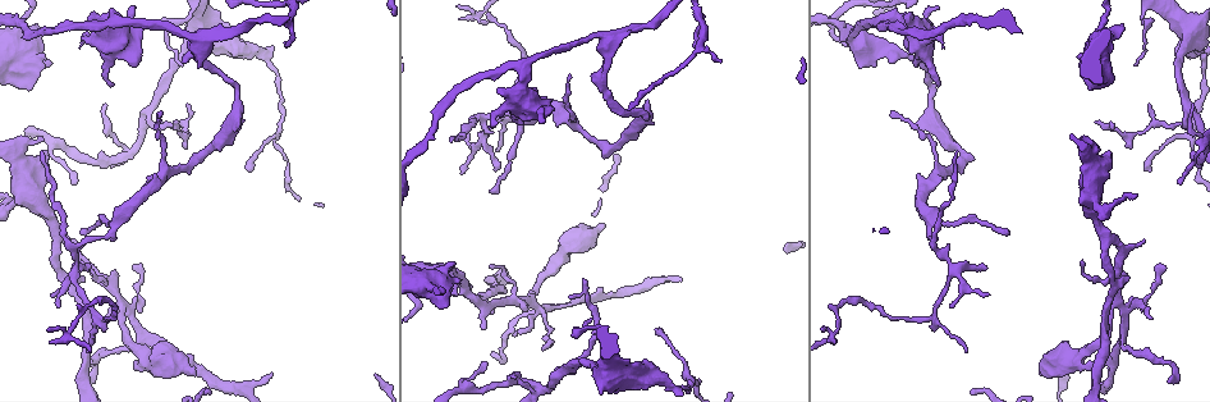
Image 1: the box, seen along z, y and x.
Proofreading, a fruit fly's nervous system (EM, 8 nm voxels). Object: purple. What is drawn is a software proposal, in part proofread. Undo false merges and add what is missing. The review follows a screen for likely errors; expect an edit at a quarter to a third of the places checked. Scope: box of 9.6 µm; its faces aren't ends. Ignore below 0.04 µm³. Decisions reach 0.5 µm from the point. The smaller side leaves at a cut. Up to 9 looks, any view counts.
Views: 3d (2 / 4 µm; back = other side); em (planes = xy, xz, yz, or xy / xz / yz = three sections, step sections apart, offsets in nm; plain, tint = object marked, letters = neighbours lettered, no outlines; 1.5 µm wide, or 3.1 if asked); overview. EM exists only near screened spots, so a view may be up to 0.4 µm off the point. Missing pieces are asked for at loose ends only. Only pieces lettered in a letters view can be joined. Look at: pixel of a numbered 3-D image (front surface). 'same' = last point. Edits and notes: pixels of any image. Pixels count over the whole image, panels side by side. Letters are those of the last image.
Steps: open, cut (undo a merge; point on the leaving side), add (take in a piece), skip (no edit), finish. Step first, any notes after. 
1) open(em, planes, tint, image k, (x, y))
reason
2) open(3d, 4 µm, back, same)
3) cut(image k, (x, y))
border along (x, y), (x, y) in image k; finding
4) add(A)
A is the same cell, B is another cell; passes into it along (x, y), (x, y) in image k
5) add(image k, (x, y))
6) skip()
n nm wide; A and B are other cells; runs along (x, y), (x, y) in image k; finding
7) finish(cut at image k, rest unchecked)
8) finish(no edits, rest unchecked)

open(em, planes, plain, image 1, (942, 47))
free end

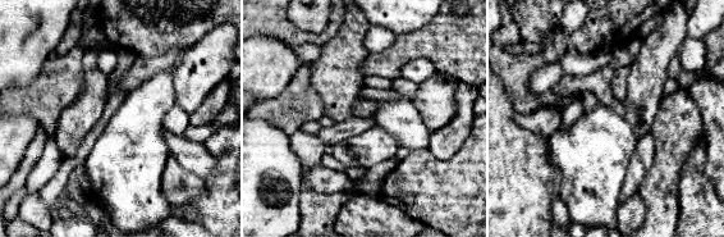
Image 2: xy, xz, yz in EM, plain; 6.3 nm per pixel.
open(em, planes, tint, same)
where the object lies

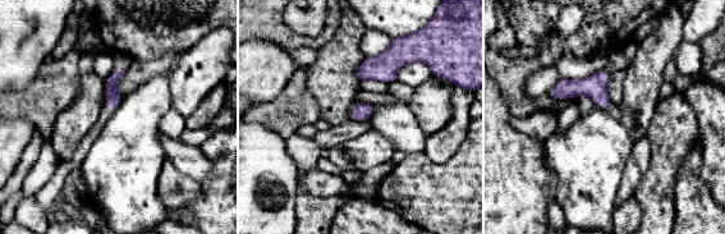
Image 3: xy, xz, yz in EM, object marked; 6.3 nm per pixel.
open(em, planes, letters, same)

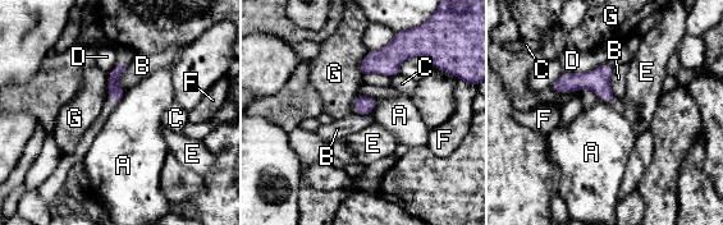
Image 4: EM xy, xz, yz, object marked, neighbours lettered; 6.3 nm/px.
skip()
A, B, C, D, E, F and G are other cells; border along (378, 99), (371, 113) in image 4; none of them fits

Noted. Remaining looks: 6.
open(em, xz, step 4, letters, image 1, (1194, 102))
an open end

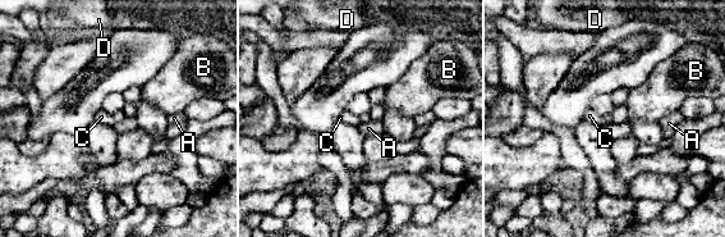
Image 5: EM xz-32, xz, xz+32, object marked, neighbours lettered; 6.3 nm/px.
open(em, planes, letters, same)

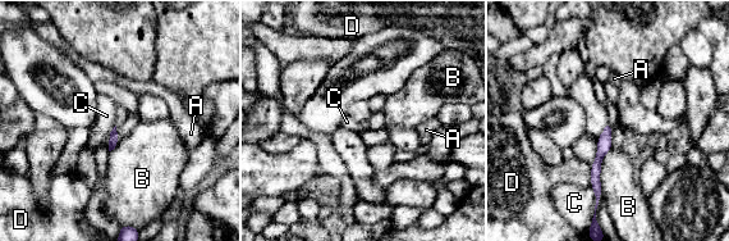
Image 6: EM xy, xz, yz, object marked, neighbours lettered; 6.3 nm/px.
skip()
60 nm wide; A, B, C and D are other cells; runs along (608, 131), (596, 164), (597, 199) in image 6; none of them fits

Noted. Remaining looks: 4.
open(em, xz, step 4, tint, image 1, (205, 153))
calibre changes

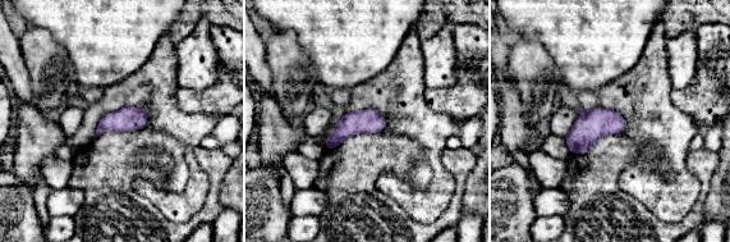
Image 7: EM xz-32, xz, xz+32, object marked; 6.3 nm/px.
open(em, xz, step 4, letters, same)
see the neighbours

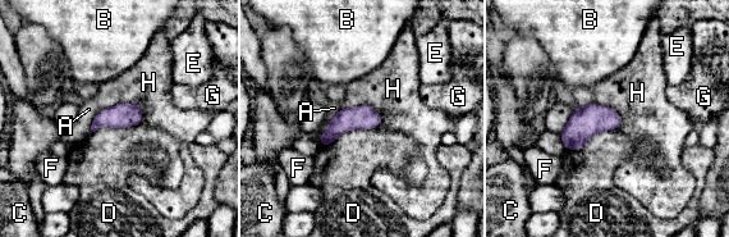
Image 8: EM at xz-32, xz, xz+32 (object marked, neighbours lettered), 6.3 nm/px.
skip()
A, B, C, D, E, F, G and H are other cells; border along (379, 126), (348, 130), (321, 146) in image 8; one neuron here

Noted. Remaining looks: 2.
open(em, planes, letters, image 1, (932, 247))
abrupt turn

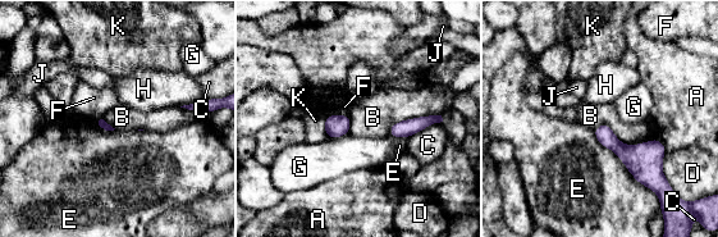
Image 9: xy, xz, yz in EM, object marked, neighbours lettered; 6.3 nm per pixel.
skip()
A, B, C, D, E, F, G, H, J and K are other cells; border along (593, 131), (658, 196), (661, 209) in image 9; continuous, no second neuron

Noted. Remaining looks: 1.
finish(no edits, rest unchecked)

